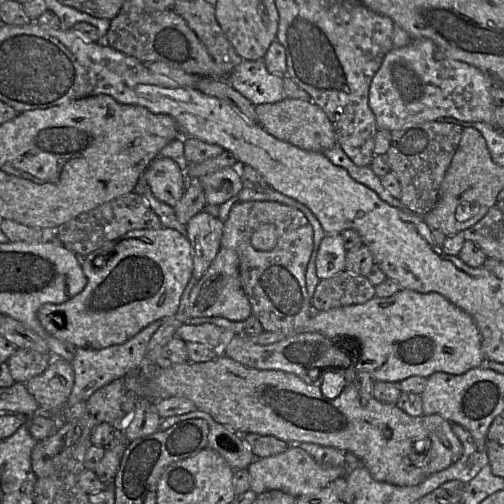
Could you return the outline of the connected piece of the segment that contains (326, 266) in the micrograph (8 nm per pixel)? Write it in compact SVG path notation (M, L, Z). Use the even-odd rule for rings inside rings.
M342 234L323 237L316 255L316 274L328 279L345 270L347 250Z

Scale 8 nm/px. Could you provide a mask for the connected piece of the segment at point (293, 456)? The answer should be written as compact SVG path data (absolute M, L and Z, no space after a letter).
M299 446L289 447L285 452L275 456L257 459L249 465L248 471L250 489L257 495L269 490L280 490L295 498L313 494L330 485L335 479L346 477L348 474L343 466L327 467L318 464Z

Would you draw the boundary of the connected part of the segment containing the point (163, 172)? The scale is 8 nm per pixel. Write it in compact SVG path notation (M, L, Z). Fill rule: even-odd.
M159 155L145 169L144 177L152 195L175 207L185 193L186 175L170 158Z

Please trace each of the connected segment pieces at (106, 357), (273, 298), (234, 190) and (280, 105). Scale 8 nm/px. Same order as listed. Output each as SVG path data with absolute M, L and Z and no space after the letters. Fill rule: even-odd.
M158 320L147 327L142 329L138 334L127 340L122 344L112 345L107 348L95 350L95 349L86 349L86 348L76 348L75 356L71 361L72 367L74 369L74 385L72 388L72 392L66 402L66 405L62 408L63 410L63 422L64 422L64 410L70 409L74 404L78 402L87 402L87 400L91 397L91 395L102 388L103 386L111 383L112 381L123 378L124 376L137 372L140 367L143 358L146 353L147 345L152 338L153 334L157 331L158 328L163 324L163 321Z
M238 201L224 222L221 247L236 252L239 261L239 276L254 315L264 331L285 335L300 333L301 328L313 315L313 306L306 288L306 269L314 249L313 228L306 216L298 209L285 204L270 201ZM264 224L273 224L276 228L277 244L271 251L256 250L251 239Z
M224 168L209 173L200 178L200 183L204 190L206 205L217 206L237 196L244 187L238 168Z
M287 97L276 103L257 105L256 113L258 124L269 134L306 151L323 153L337 145L337 137L331 121L313 101Z

